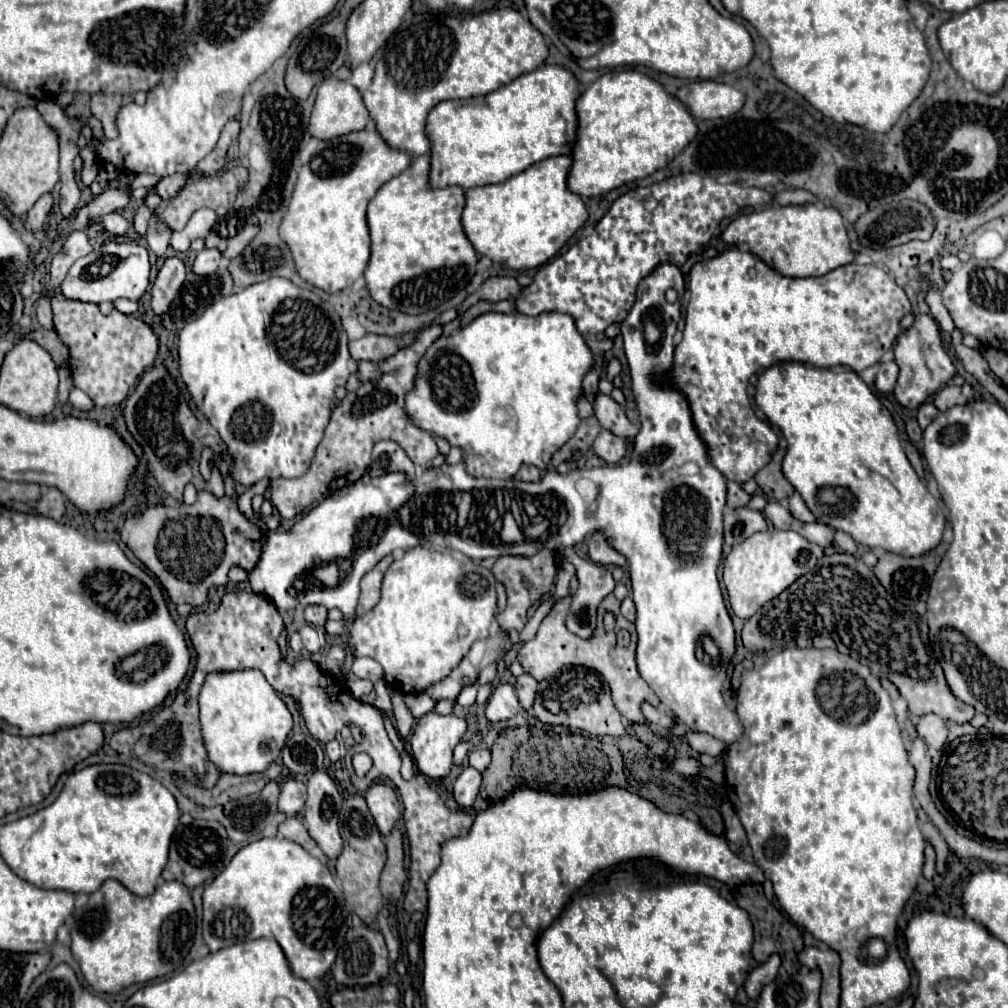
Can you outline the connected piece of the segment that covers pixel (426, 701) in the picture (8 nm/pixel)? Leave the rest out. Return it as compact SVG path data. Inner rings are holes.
M427 692L407 694L407 696L405 696L405 702L407 702L407 706L409 706L409 710L413 712L415 718L421 718L423 714L433 712L433 710L435 710L435 704L437 704L437 700L431 698Z

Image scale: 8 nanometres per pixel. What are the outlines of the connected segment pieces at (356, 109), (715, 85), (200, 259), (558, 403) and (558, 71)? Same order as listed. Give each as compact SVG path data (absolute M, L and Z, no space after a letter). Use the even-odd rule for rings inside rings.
M329 78L321 84L321 88L317 92L317 100L315 100L315 106L313 106L313 112L311 112L309 132L315 138L331 140L331 138L337 138L337 136L343 136L343 134L349 134L349 132L363 130L369 124L369 120L371 120L371 116L369 116L369 110L365 108L365 104L363 104L361 92L351 82Z
M713 80L687 84L675 96L691 110L693 116L701 120L733 116L745 104L743 90Z
M207 248L195 258L193 272L199 276L213 274L221 266L221 260L223 260L223 256L221 256L221 252L217 252L217 248Z
M487 312L449 338L437 338L431 344L419 362L415 390L407 394L405 410L419 428L431 432L435 438L447 438L451 446L461 446L465 450L463 462L473 476L507 480L515 476L521 464L533 464L545 470L551 456L575 434L581 422L577 414L581 382L593 366L595 356L569 314L541 312L535 318L519 312ZM493 404L513 404L517 428L497 424L497 420L493 420Z
M541 66L533 72L521 74L513 82L505 84L503 88L487 94L483 104L473 104L465 100L445 100L437 104L427 116L427 134L431 138L431 186L445 188L445 186L461 186L465 190L485 184L505 182L507 178L523 172L525 168L549 158L569 154L573 142L577 138L577 112L575 102L579 98L579 82L575 74L565 66Z

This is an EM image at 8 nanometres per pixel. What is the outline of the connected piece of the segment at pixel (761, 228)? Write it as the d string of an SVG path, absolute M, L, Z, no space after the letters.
M821 204L803 206L765 206L759 212L737 216L723 232L721 240L735 246L745 246L751 254L759 256L773 270L783 276L807 278L823 276L833 268L853 262L853 250L849 248L849 236L845 222L835 208Z

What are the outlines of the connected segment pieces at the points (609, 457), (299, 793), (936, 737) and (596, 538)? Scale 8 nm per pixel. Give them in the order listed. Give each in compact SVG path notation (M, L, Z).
M601 430L593 442L593 452L605 462L619 462L625 456L625 442L609 430Z
M289 778L283 788L281 788L281 796L279 796L279 812L287 814L287 816L295 816L303 810L305 806L305 798L307 798L307 792L305 792L305 784L299 782L299 780L293 780Z
M925 714L919 718L917 724L917 732L921 736L921 740L925 740L925 744L931 750L945 750L947 746L947 726L945 720L935 716L935 714Z
M599 532L593 534L589 540L589 560L599 566L619 566L619 568L627 566L627 560L617 550L613 550L607 544L605 536Z

